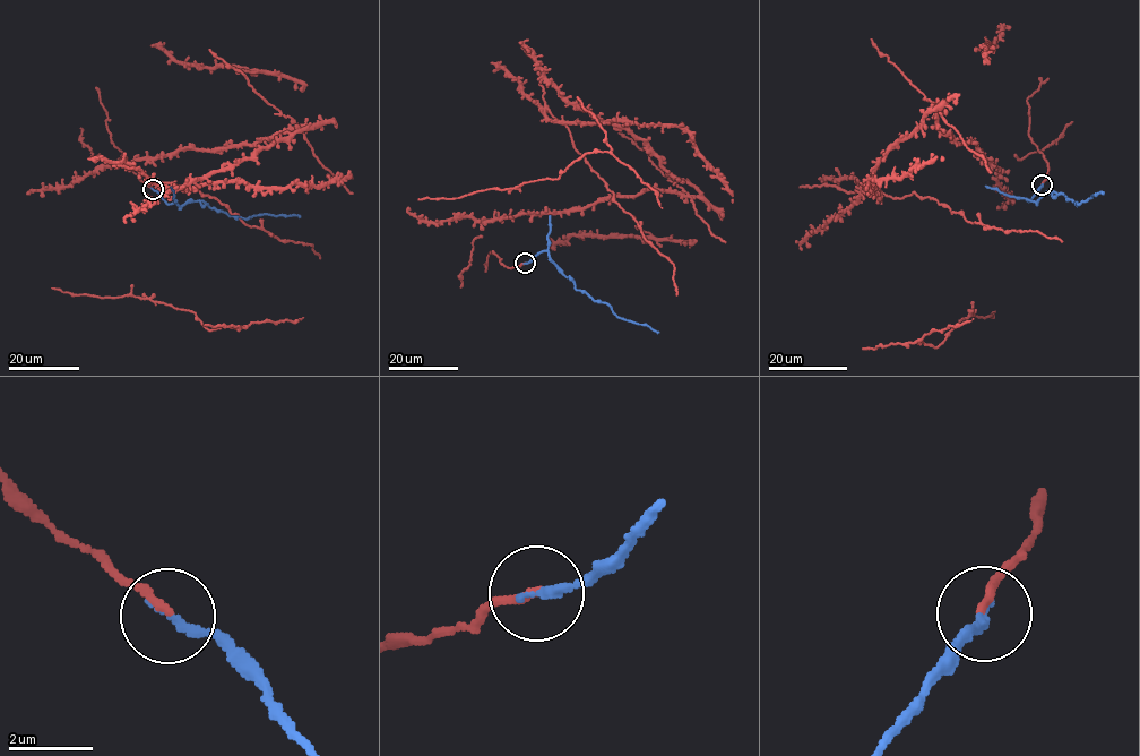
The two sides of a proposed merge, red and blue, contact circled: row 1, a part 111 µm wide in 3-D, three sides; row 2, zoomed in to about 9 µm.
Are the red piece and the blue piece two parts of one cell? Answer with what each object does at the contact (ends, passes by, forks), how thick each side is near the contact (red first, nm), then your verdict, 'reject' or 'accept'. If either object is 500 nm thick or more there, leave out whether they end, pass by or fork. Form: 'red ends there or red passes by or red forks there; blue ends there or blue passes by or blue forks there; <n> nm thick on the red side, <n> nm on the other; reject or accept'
red ends there; blue ends there; 180 nm thick on the red side, 200 nm on the other; accept

